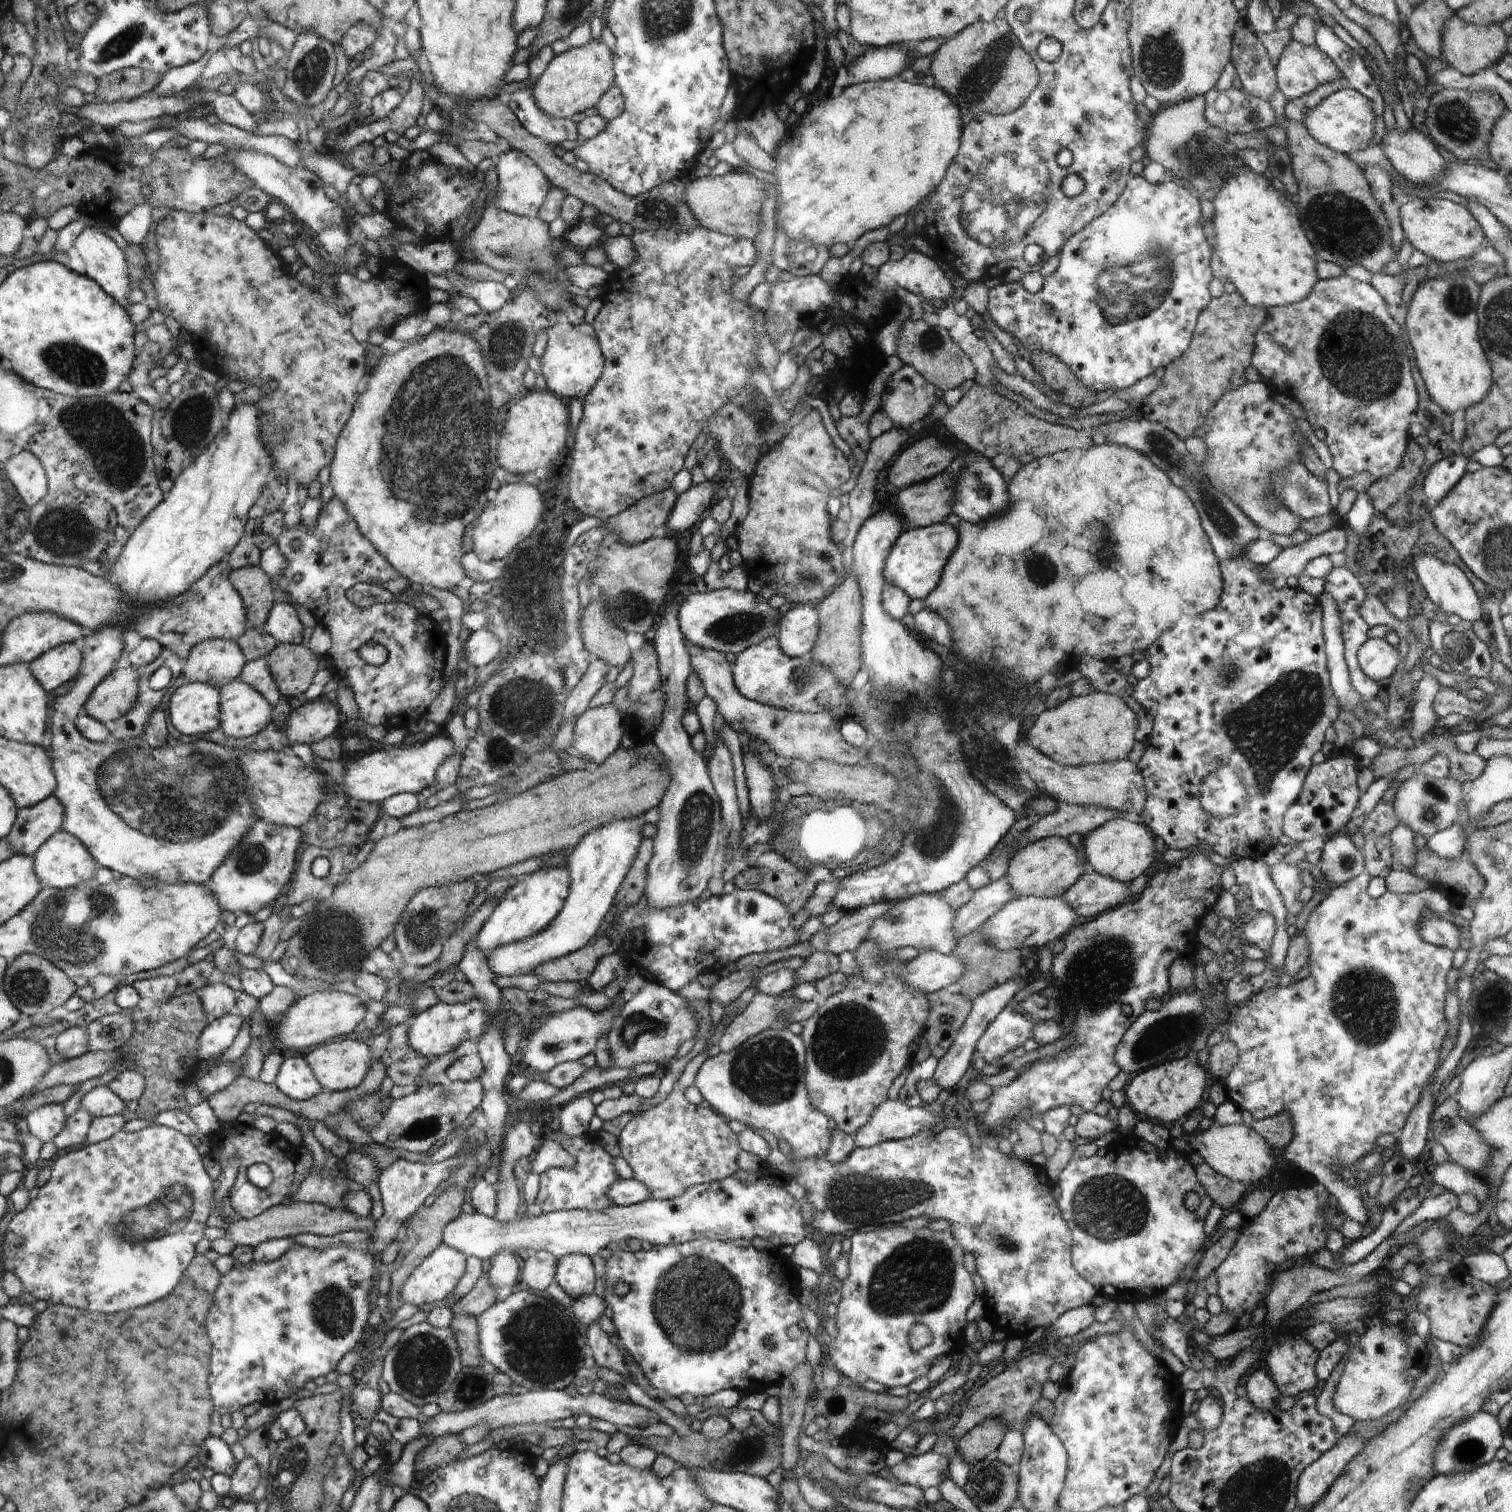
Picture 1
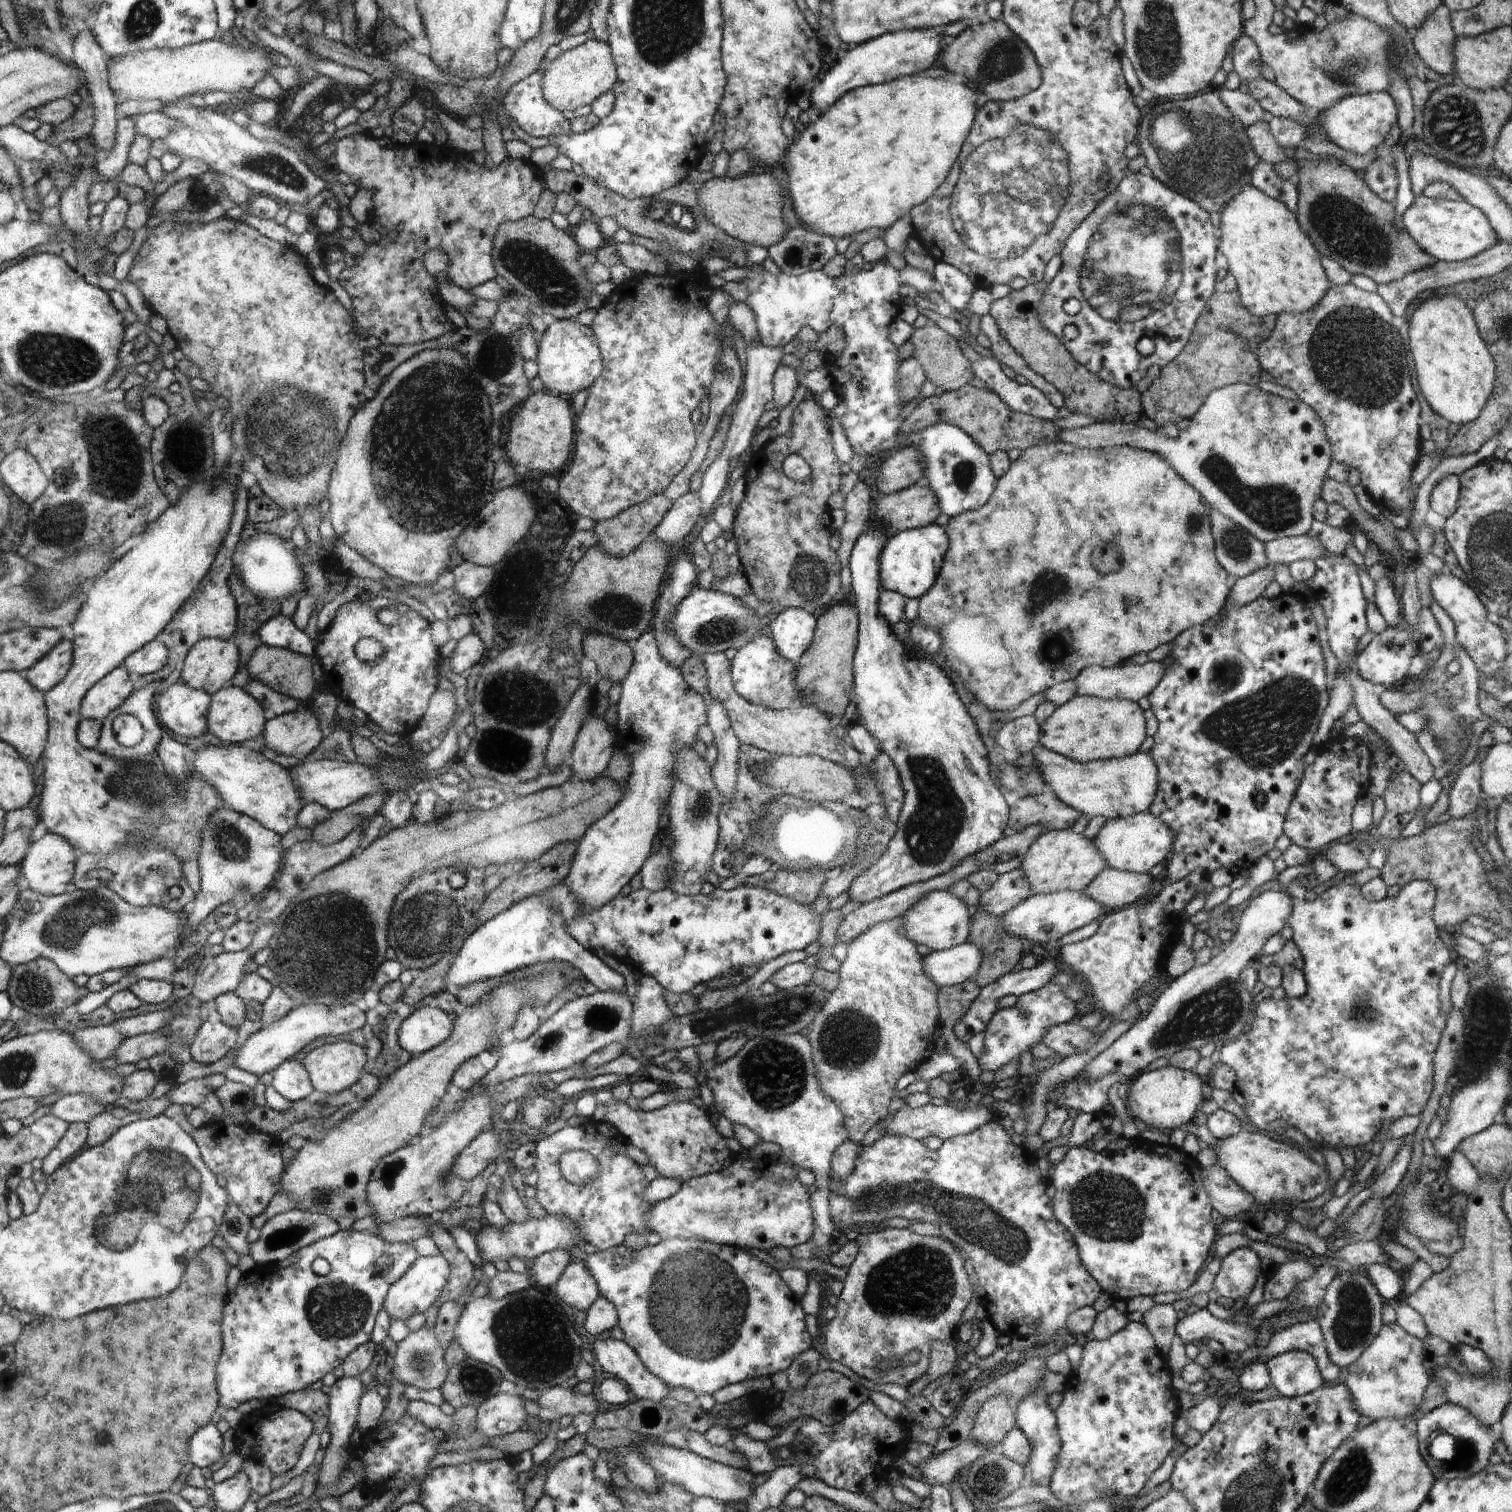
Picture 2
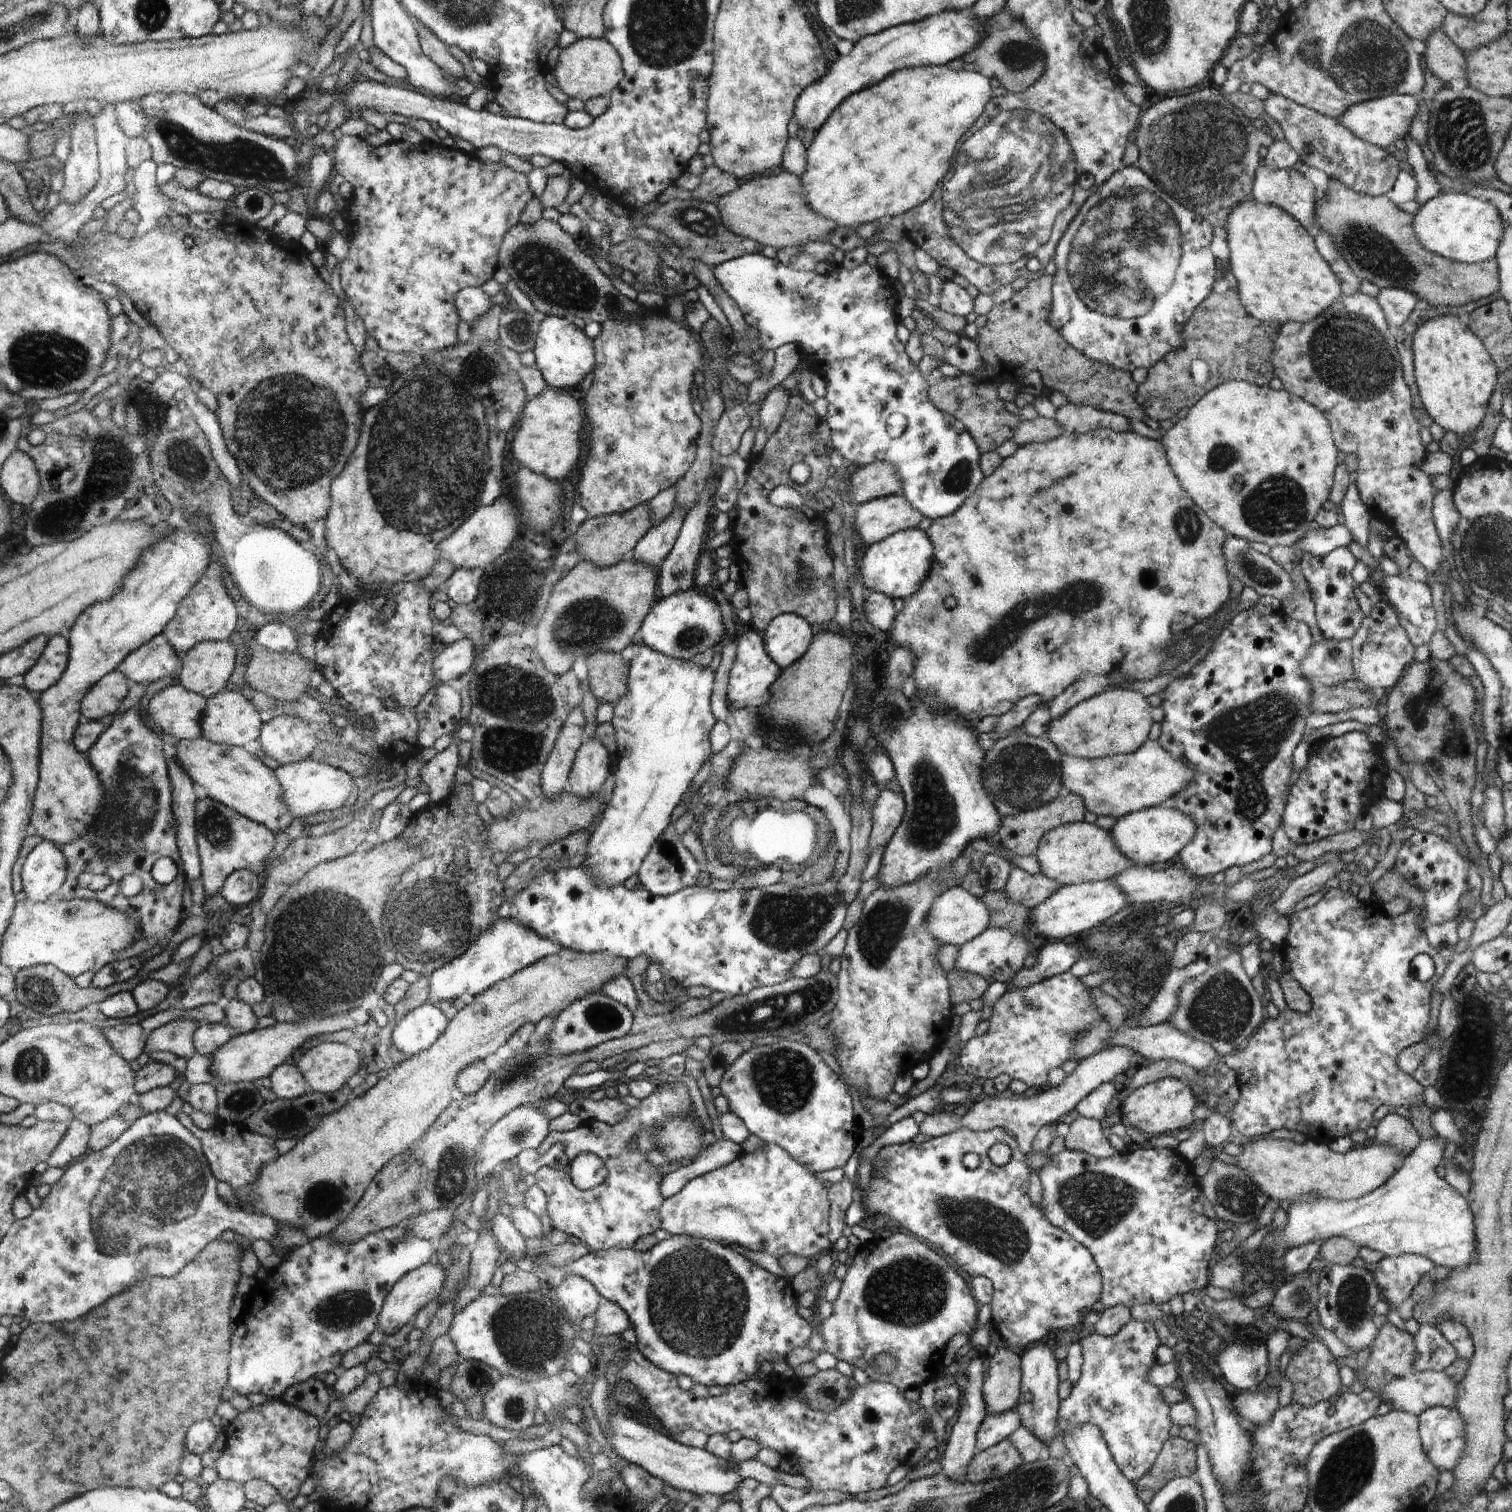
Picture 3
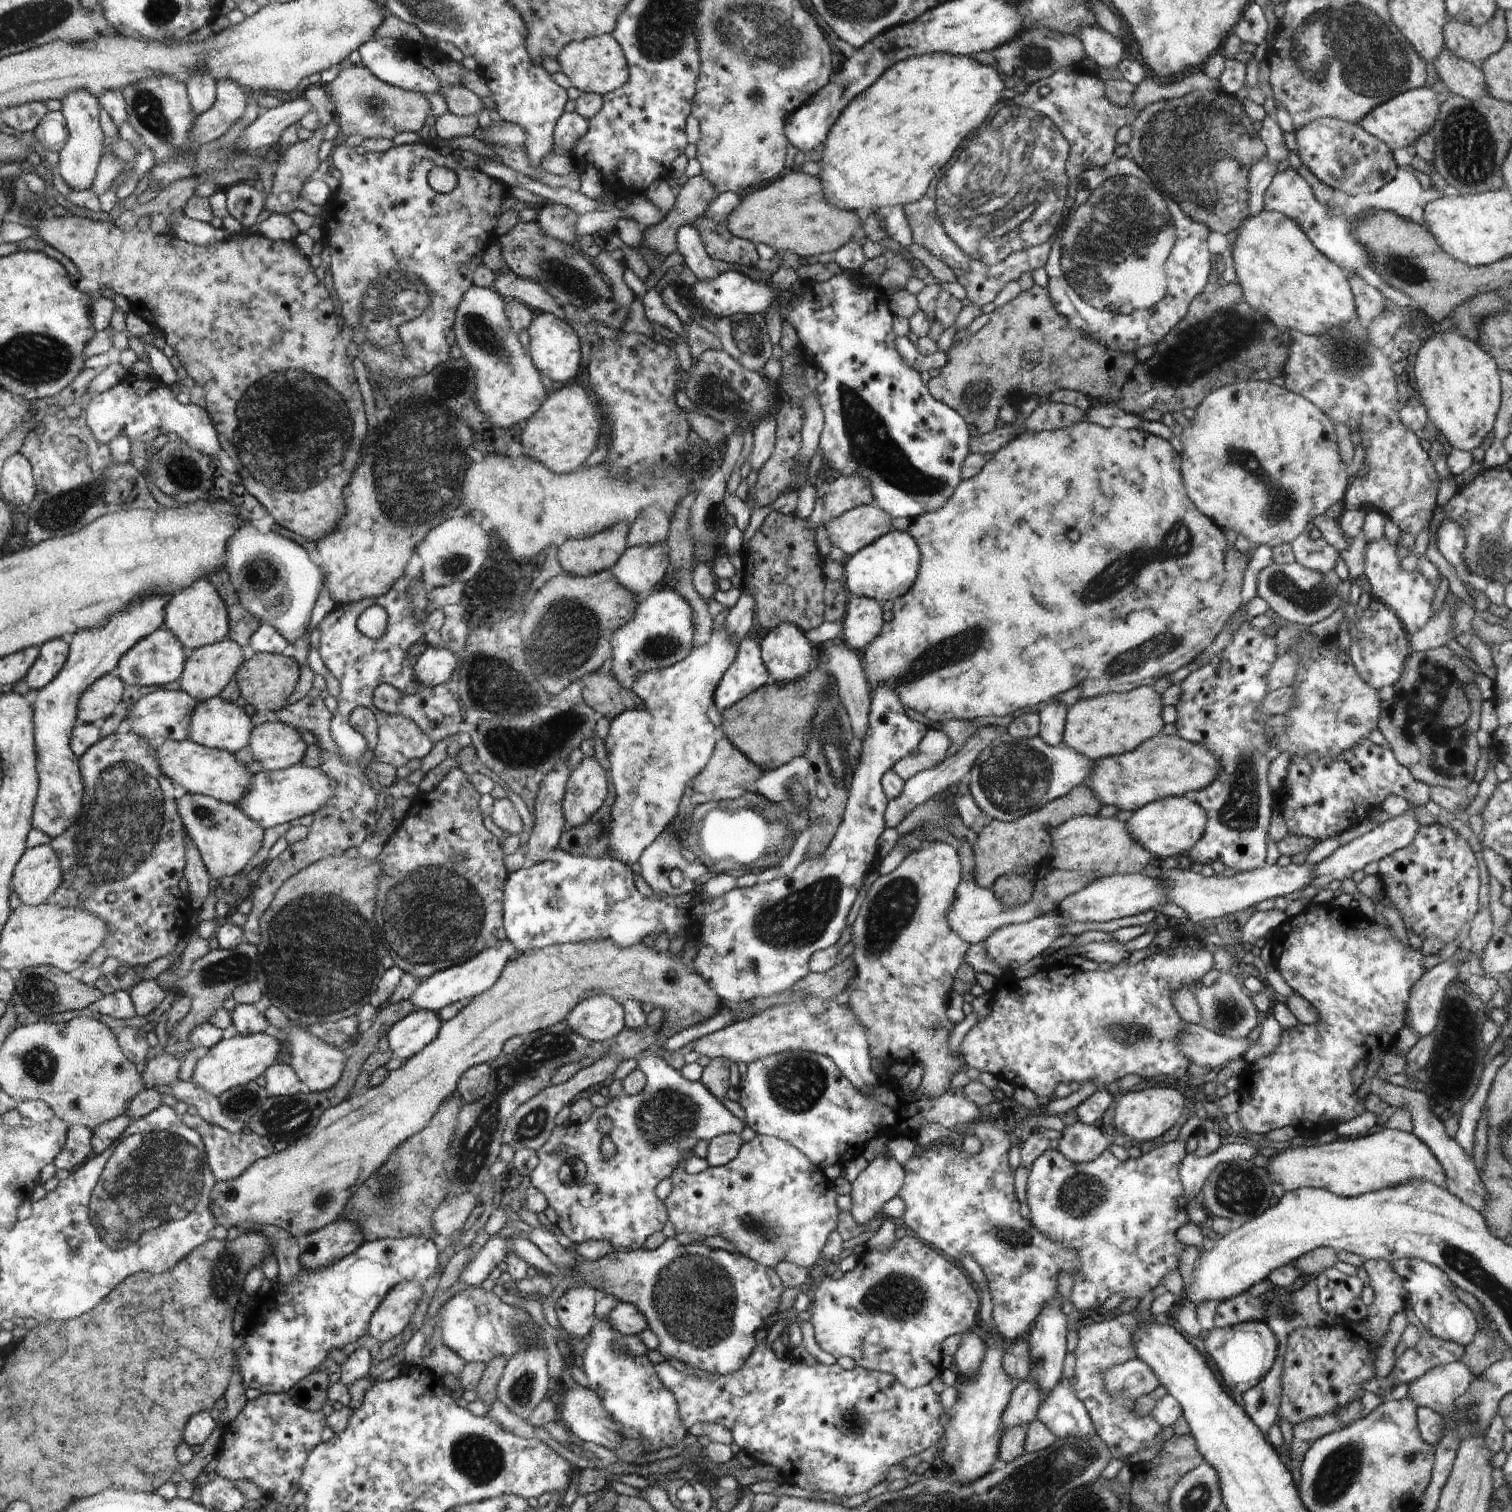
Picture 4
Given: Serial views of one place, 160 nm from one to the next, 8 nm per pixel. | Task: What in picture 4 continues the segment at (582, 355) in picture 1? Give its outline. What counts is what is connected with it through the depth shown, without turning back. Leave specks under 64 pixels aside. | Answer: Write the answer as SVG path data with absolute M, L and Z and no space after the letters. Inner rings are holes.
M537 312L528 326L528 333L530 334L528 350L532 354L532 361L535 362L536 369L539 369L544 377L554 382L568 382L578 374L580 342L566 321L558 320L558 317L549 313Z

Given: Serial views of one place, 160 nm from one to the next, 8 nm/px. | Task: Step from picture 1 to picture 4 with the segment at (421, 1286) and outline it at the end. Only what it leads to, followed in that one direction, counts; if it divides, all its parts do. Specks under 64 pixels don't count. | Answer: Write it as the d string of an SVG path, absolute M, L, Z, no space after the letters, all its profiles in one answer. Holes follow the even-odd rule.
M403 1282L394 1288L372 1316L368 1328L371 1339L384 1343L399 1336L408 1326L420 1298L422 1288L418 1282Z

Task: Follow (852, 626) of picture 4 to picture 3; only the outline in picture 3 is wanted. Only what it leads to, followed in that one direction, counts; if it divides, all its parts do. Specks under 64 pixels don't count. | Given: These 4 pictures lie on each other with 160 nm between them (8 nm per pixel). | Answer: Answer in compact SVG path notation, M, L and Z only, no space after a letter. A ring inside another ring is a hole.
M865 592L863 607L863 616L866 617L868 623L875 630L880 630L884 633L890 631L890 626L894 621L896 610L894 610L893 600L878 592Z

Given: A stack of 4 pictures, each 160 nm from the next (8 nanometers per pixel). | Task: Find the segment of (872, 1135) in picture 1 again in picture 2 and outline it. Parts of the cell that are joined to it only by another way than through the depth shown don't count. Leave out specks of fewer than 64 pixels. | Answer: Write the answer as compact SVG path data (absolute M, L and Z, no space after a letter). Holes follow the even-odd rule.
M926 1104L926 1106L914 1110L910 1107L901 1109L894 1117L886 1120L885 1131L889 1135L911 1137L918 1141L929 1136L935 1136L944 1141L962 1134L968 1134L968 1132L972 1132L972 1130L976 1130L976 1128L980 1128L980 1126L984 1126L992 1120L994 1120L992 1112L982 1105L967 1110L956 1110L948 1105L933 1106Z

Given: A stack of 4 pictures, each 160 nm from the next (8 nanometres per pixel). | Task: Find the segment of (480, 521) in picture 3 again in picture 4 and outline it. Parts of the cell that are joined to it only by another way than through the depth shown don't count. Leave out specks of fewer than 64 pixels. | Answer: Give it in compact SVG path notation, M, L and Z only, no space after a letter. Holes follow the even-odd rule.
M458 516L434 526L424 541L415 549L423 561L422 581L427 587L443 587L454 582L466 582L478 574L488 556L490 536L474 520L474 516Z

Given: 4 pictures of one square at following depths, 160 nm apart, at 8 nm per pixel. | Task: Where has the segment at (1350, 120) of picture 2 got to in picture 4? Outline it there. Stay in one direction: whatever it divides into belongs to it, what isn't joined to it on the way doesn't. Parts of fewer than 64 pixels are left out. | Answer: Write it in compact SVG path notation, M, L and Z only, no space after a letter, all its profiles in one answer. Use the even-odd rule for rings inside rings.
M1424 86L1418 89L1408 89L1403 94L1380 104L1372 112L1368 112L1368 116L1364 116L1358 124L1369 134L1380 138L1384 144L1388 144L1390 150L1395 151L1412 146L1416 140L1420 140L1420 136L1424 136L1426 132L1430 133L1432 126L1438 120L1440 106L1442 106L1442 100L1432 88Z

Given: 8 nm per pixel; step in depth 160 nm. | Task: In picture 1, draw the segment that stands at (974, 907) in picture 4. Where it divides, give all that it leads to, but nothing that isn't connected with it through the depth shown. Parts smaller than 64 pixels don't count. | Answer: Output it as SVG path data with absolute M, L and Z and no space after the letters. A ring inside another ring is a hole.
M924 893L900 899L880 918L877 918L868 931L867 938L875 941L884 951L912 946L919 951L938 951L950 955L954 952L958 937L955 935L954 906L944 898L943 893Z

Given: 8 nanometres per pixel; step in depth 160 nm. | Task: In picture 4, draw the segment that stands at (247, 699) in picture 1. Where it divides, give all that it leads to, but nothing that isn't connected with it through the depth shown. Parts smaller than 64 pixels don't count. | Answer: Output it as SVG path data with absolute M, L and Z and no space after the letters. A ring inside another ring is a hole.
M214 697L206 701L198 702L198 707L194 708L194 714L191 719L191 736L188 736L188 741L196 742L200 746L206 748L216 748L219 750L226 750L234 755L238 750L242 750L244 746L251 743L252 735L252 720L248 718L250 715L249 708L241 708L238 704L232 704L231 701L222 700L222 698Z

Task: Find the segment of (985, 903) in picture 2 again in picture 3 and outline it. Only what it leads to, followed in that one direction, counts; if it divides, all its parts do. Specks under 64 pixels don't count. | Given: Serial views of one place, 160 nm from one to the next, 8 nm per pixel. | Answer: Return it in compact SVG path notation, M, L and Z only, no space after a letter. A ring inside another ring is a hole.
M1015 867L1011 869L1008 882L1003 890L1012 902L1026 904L1028 909L1032 909L1040 902L1044 902L1050 894L1054 894L1058 888L1058 884L1046 874L1039 873L1031 876L1028 872Z

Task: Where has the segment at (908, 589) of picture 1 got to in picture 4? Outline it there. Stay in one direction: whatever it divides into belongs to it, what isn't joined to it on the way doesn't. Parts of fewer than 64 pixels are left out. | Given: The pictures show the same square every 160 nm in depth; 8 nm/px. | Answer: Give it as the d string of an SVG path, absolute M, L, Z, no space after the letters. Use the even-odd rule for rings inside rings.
M892 530L855 555L845 558L842 563L843 583L848 593L883 604L889 600L894 602L911 591L919 576L922 554L919 552L918 542L910 533Z

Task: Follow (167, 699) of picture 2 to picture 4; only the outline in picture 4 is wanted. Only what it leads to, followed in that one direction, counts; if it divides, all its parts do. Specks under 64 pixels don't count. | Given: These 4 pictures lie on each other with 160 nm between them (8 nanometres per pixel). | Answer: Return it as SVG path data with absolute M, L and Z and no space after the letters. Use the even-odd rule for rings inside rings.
M160 688L130 706L123 729L136 732L148 740L162 737L166 740L187 741L188 736L191 736L192 714L194 714L194 708L197 707L198 702L181 689L165 690Z

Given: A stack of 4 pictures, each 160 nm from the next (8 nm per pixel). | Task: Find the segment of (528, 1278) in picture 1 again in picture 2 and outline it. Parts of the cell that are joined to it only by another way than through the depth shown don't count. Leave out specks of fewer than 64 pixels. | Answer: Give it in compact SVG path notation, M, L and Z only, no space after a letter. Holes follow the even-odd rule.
M558 1248L541 1255L529 1263L533 1285L543 1287L545 1290L553 1289L572 1261L568 1248Z

